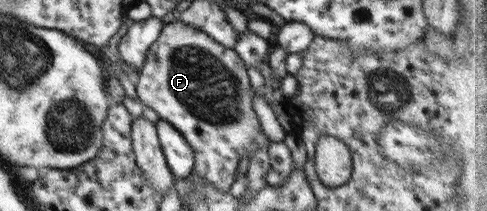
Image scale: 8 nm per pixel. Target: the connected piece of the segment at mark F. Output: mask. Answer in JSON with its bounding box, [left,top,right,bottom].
[135,20,271,194]

